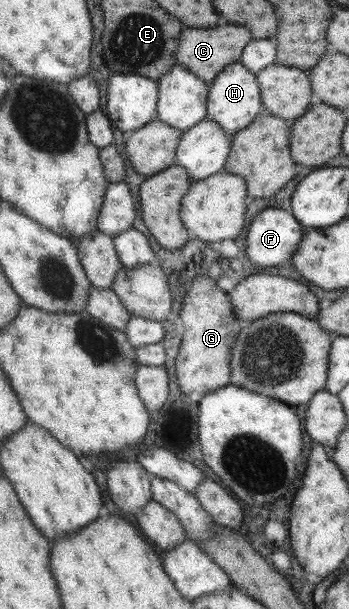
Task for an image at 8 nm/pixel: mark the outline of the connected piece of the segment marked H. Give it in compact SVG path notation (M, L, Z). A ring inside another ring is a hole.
M242 63L228 64L208 84L205 118L216 122L230 136L242 130L263 113L256 77Z

